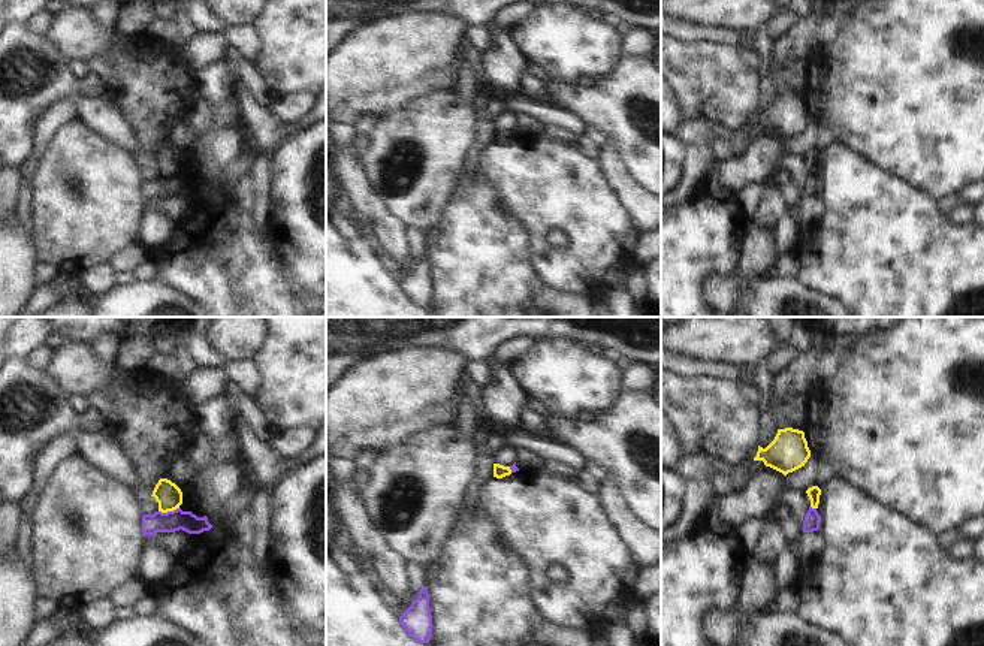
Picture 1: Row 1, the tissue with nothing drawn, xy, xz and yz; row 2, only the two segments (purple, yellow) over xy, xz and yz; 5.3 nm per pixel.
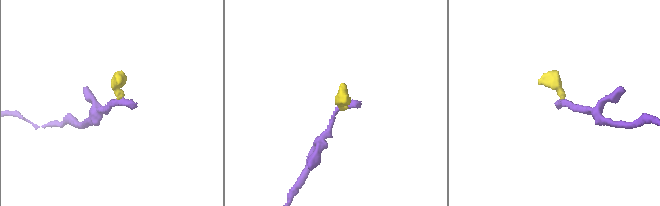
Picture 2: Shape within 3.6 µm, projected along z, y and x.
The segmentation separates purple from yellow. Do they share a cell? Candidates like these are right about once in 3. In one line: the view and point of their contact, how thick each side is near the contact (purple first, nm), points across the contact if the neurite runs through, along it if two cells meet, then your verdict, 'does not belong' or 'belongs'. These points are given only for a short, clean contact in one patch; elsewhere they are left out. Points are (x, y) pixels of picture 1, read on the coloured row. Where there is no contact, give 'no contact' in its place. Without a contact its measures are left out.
xy (168, 512) | 110/140 nm | along xy (178, 507), (169, 512), (159, 512) | does not belong

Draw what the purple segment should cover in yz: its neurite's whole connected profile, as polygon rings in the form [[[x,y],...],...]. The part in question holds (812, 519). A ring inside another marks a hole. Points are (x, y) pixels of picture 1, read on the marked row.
[[[809,507],[805,520],[803,520],[803,532],[814,532],[820,529],[821,517],[817,508]]]

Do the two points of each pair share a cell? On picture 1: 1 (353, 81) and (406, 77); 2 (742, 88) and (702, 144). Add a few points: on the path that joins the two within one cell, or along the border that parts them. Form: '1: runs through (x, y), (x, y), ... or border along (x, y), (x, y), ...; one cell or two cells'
1: runs through (367, 77), (392, 77); one cell
2: border along (703, 118), (685, 120); two cells

